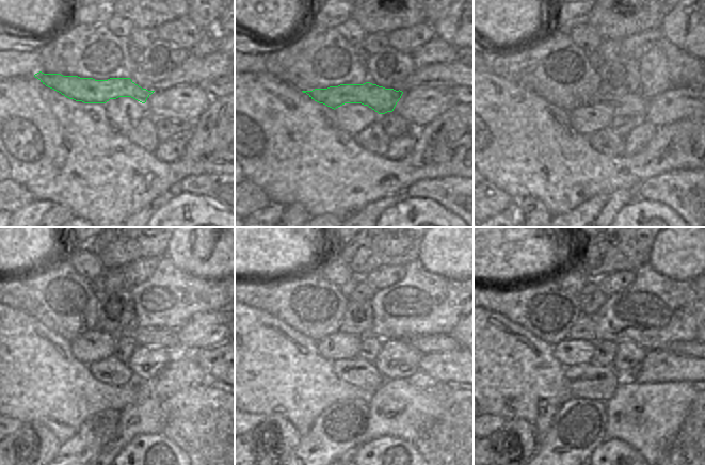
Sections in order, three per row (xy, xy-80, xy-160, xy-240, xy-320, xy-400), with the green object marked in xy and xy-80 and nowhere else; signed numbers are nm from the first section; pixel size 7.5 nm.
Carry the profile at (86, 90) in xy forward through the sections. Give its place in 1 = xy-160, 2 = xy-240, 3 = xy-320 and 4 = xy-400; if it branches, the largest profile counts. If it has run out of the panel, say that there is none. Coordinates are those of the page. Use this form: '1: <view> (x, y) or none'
1: xy-160 (634, 105)
2: xy-240 (182, 340)
3: xy-320 (436, 342)
4: xy-400 (690, 348)

